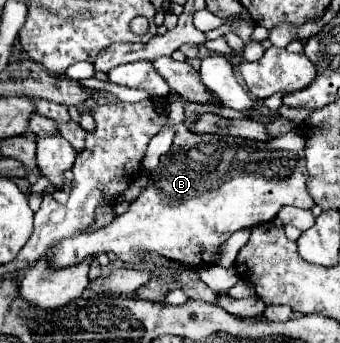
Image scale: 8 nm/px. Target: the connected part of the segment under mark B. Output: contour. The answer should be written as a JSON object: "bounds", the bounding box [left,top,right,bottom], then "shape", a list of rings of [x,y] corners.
{"bounds":[47,110,315,270],"shape":[[[169,110],[169,126],[175,126],[175,142],[167,154],[161,156],[161,164],[151,174],[149,186],[141,192],[137,200],[131,202],[131,208],[111,220],[107,226],[95,232],[81,232],[65,240],[57,240],[49,246],[47,264],[55,270],[79,264],[91,256],[99,254],[113,254],[115,258],[123,260],[125,264],[141,266],[147,252],[155,252],[175,262],[183,262],[195,268],[211,266],[215,260],[217,248],[235,232],[243,228],[253,228],[265,222],[271,222],[281,206],[299,206],[311,208],[315,202],[311,200],[309,192],[305,190],[307,168],[305,168],[305,154],[303,144],[305,138],[289,132],[277,138],[269,138],[267,142],[253,142],[247,138],[231,138],[227,134],[209,134],[197,136],[185,132],[183,128],[183,110],[177,112]]]}

